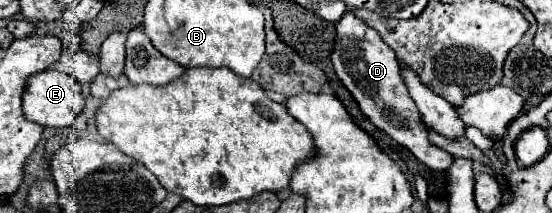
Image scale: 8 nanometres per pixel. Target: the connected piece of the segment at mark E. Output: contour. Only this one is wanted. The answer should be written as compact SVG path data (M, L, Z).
M46 69L46 71L34 73L28 77L26 89L22 95L22 107L24 107L26 119L36 121L44 127L66 129L66 127L72 127L74 119L82 113L84 97L82 97L80 85L76 83L76 79L72 79L72 75L62 73L62 71L54 71L54 69Z

